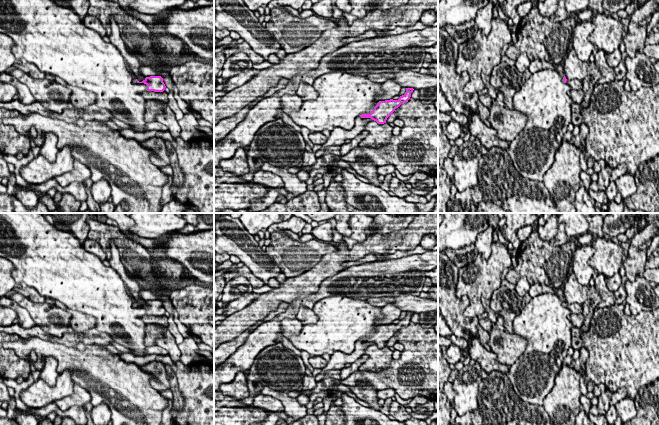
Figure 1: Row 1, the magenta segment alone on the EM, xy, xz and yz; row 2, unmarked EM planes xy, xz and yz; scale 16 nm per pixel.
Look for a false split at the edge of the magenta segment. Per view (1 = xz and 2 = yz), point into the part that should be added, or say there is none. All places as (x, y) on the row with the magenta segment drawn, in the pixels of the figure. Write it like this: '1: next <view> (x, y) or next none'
1: next xz (337, 137)
2: next yz (575, 84)

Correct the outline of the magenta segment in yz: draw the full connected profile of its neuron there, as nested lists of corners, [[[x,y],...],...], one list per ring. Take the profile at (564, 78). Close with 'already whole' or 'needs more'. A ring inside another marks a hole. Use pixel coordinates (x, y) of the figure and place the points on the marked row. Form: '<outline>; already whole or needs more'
[[[564,76],[563,77],[563,82],[564,83],[567,83],[571,89],[573,90],[580,90],[583,88],[583,83],[581,80],[577,80],[577,79],[574,79],[574,80],[567,80],[566,77]]]; needs more

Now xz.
[[[406,88],[404,95],[400,96],[398,100],[379,101],[370,114],[362,114],[355,119],[355,125],[351,130],[336,127],[327,137],[327,141],[322,144],[322,148],[315,153],[316,158],[324,155],[325,149],[331,146],[341,146],[346,139],[353,139],[361,132],[365,131],[365,125],[372,120],[378,124],[386,123],[387,118],[398,108],[402,103],[408,102],[413,92],[413,88]]]; needs more

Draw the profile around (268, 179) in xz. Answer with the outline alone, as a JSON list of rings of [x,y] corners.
[[[257,170],[253,175],[253,183],[263,184],[268,188],[280,189],[284,187],[281,177],[268,171]]]

